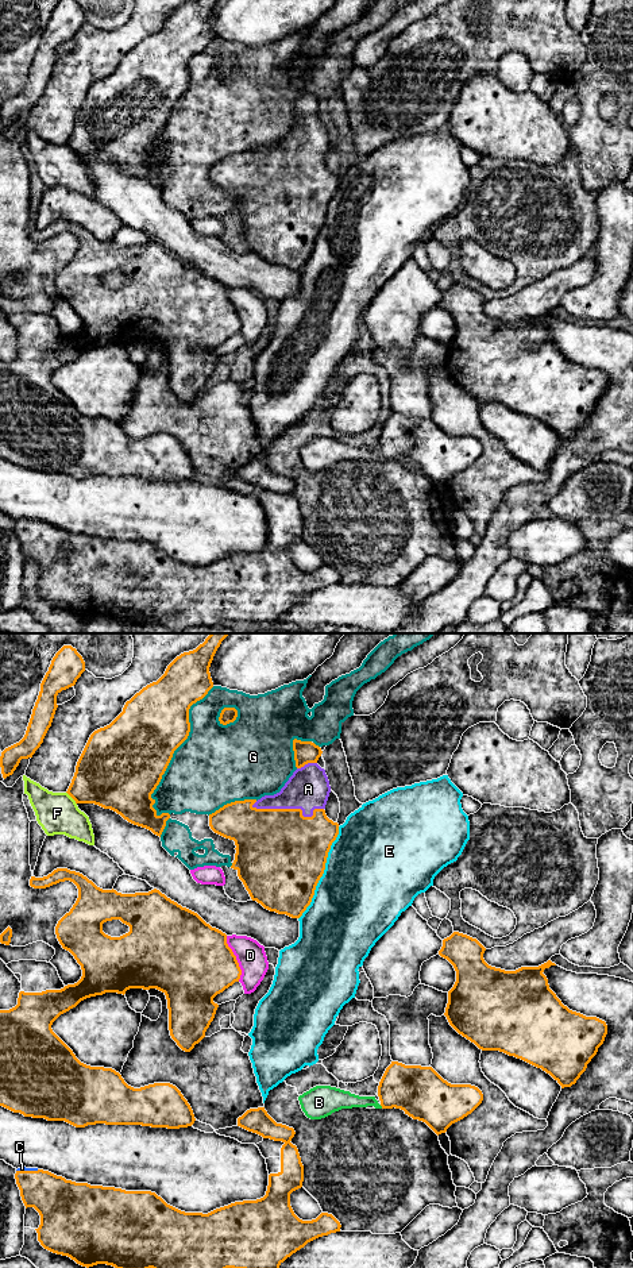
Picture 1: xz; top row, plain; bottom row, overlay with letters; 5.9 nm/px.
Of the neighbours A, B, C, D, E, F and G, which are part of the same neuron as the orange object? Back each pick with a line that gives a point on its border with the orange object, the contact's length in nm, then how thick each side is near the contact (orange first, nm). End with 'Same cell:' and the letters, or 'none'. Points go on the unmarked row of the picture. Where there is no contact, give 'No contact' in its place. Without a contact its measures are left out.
A: Touches orange at xz (290, 161). Shared border 440 nm. Thickness 500 nm (orange) against 260 nm
B: Touches orange at xz (381, 457). Shared border 30 nm. Thickness 300 nm (orange) against 110 nm
C: Touches orange at xz (27, 523). Shared border 140 nm. Thickness 260 nm (orange) against 30 nm
Same cell: A, B, C

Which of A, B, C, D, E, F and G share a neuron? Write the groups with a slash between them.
A B C / D / E / F / G

